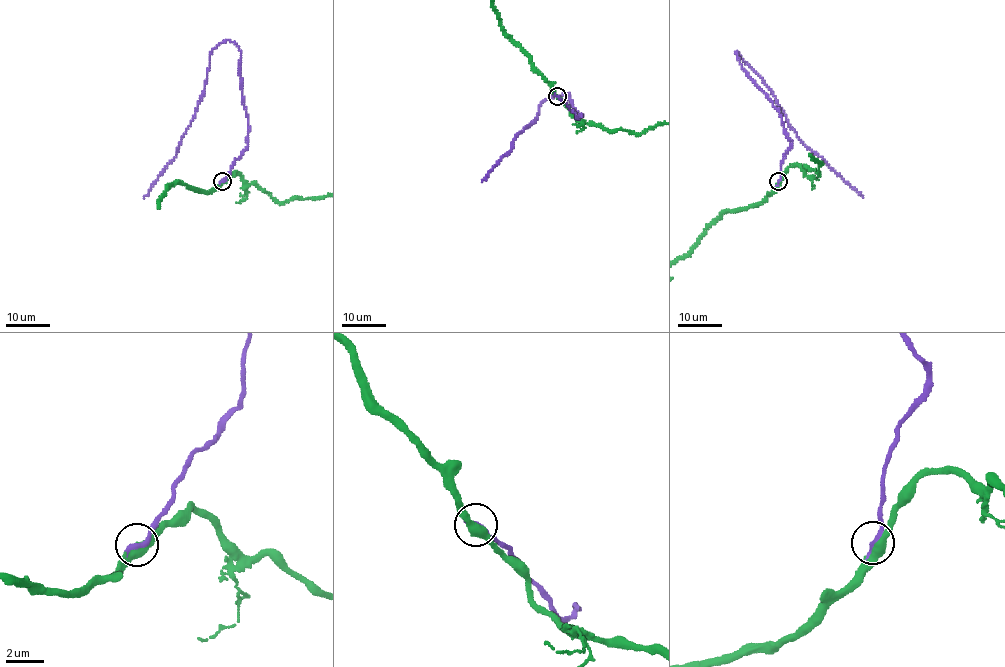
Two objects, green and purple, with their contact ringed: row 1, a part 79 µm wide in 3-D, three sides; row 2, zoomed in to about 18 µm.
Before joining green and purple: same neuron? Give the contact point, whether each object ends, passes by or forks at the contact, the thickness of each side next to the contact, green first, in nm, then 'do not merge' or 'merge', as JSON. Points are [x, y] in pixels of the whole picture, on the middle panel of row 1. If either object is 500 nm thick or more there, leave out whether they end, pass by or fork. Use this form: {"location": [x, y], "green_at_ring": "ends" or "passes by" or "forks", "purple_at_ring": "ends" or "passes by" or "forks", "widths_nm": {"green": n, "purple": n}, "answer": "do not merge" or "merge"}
{"location": [557, 96], "green_at_ring": "passes by", "purple_at_ring": "ends", "widths_nm": {"green": 460, "purple": 340}, "answer": "merge"}

